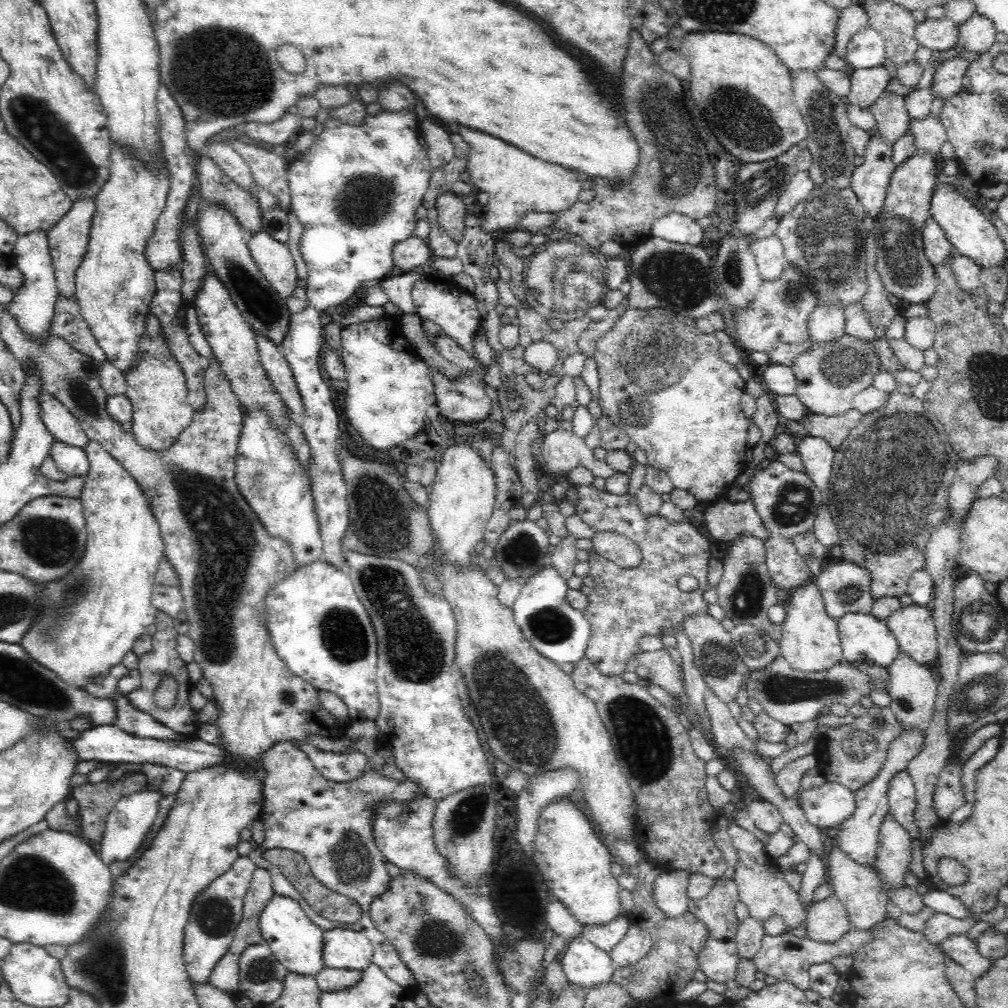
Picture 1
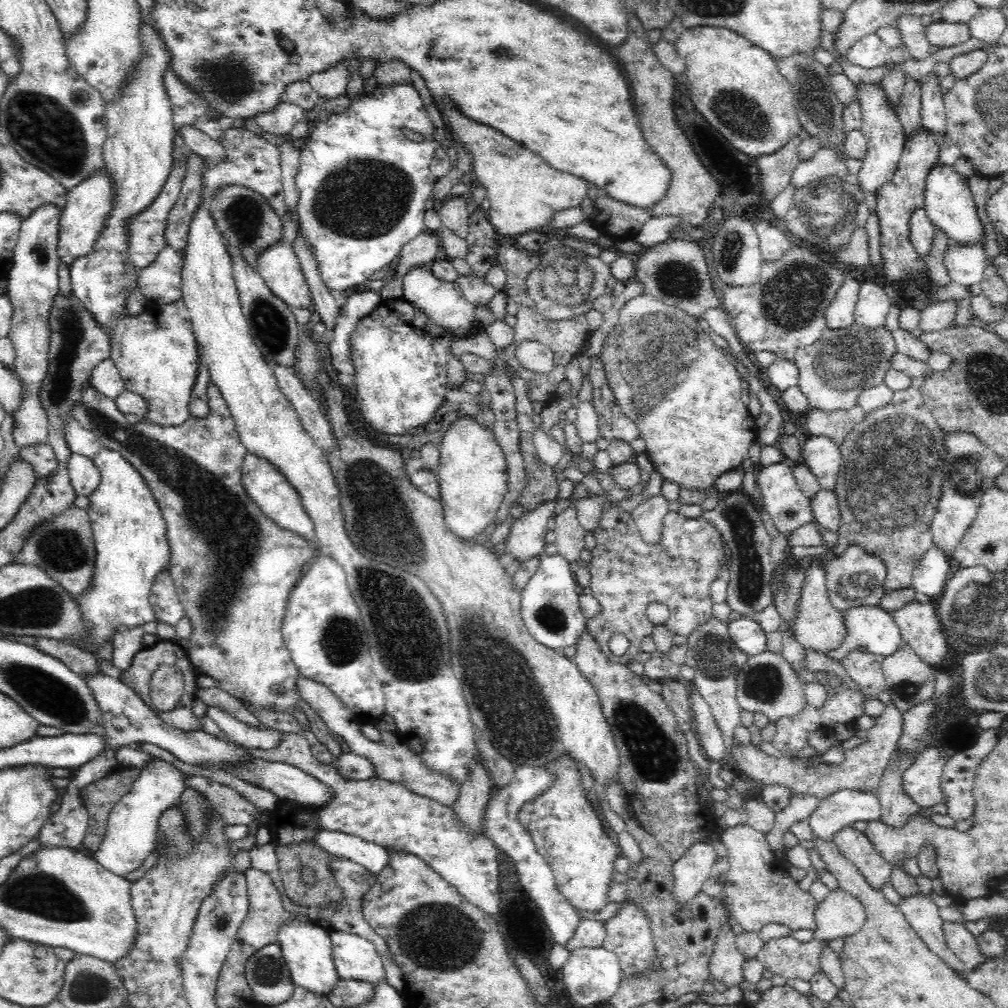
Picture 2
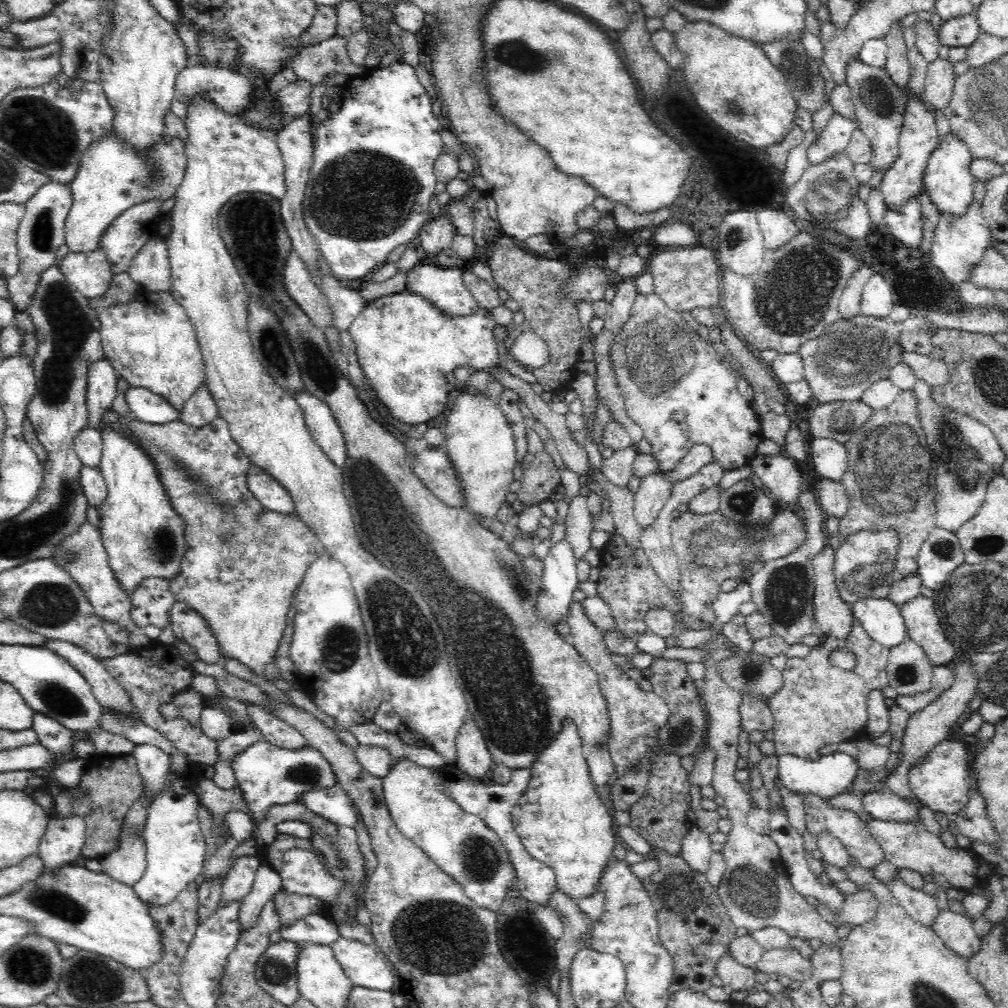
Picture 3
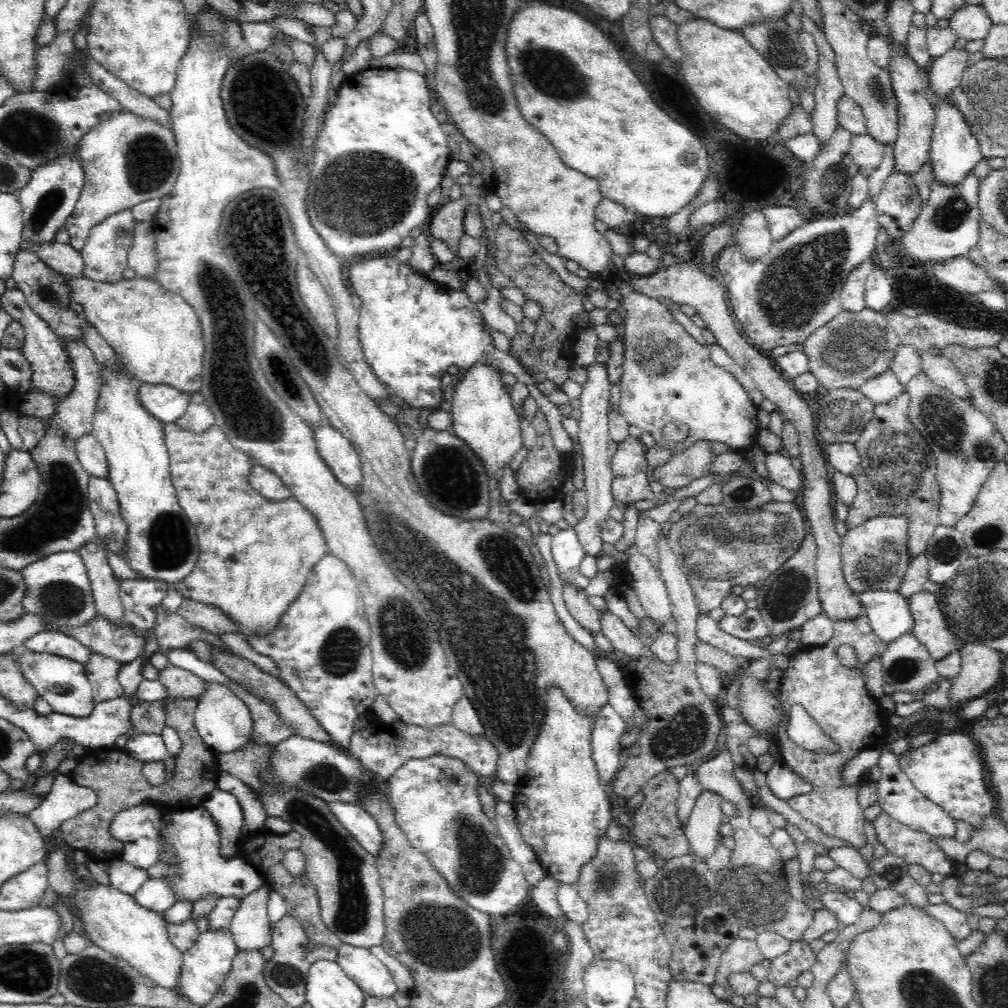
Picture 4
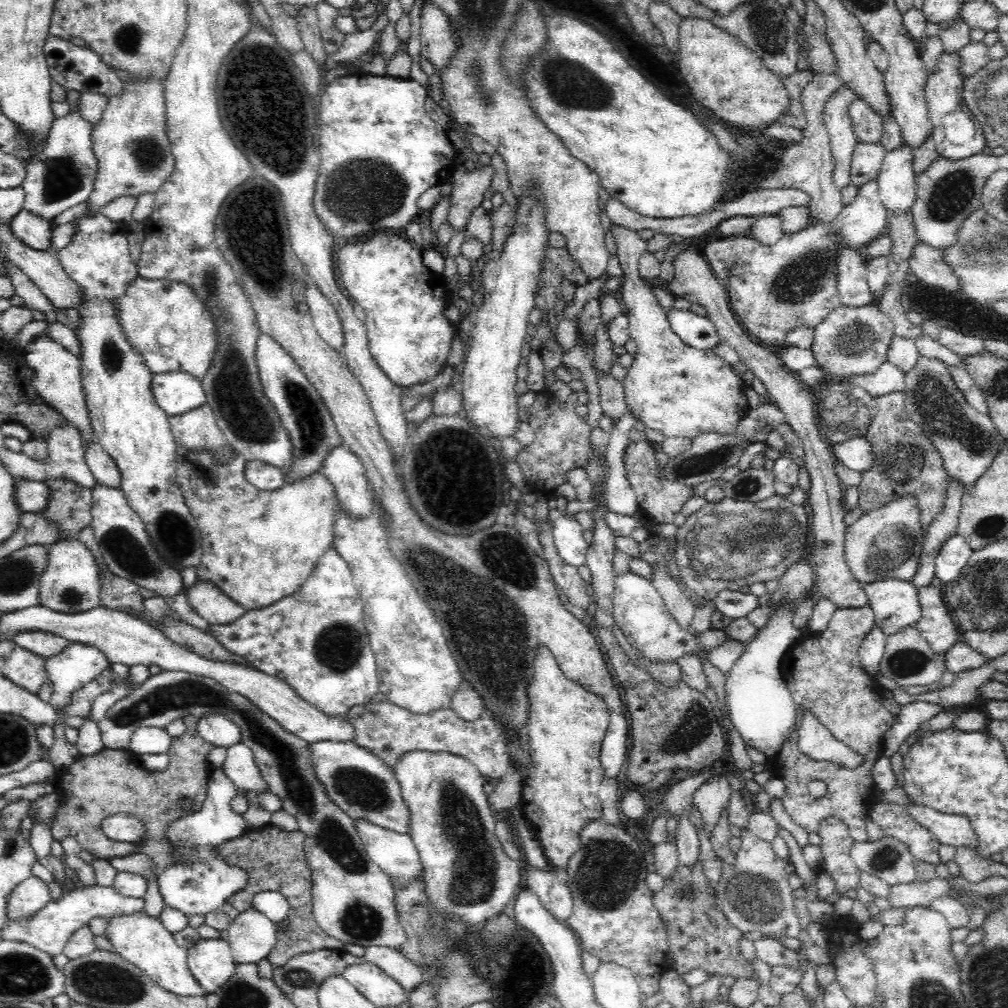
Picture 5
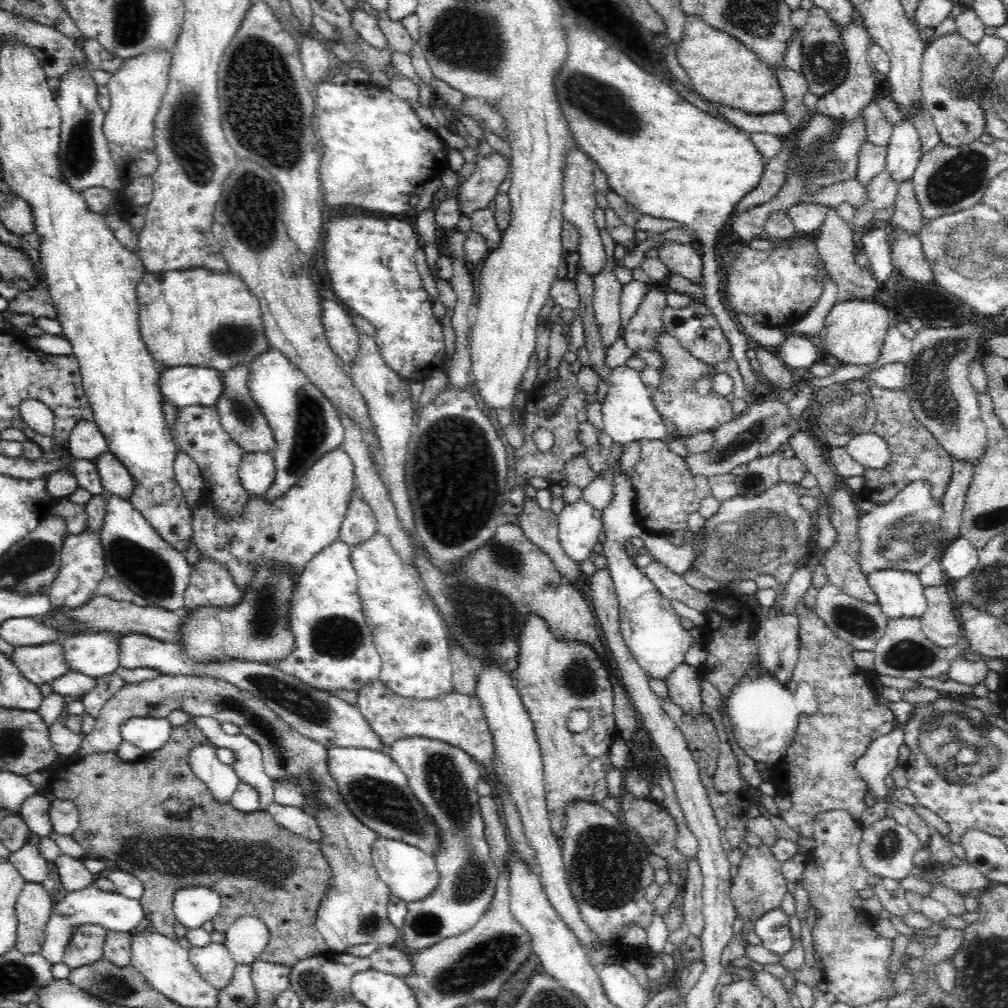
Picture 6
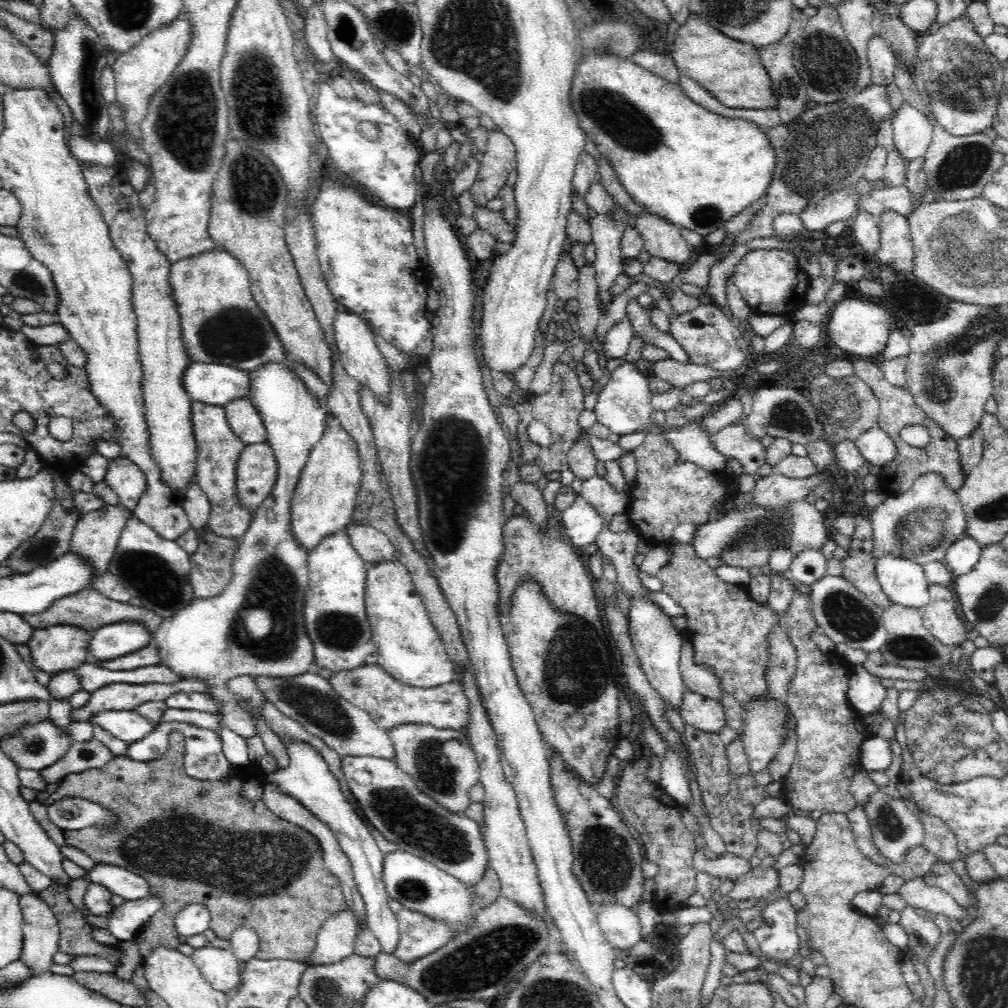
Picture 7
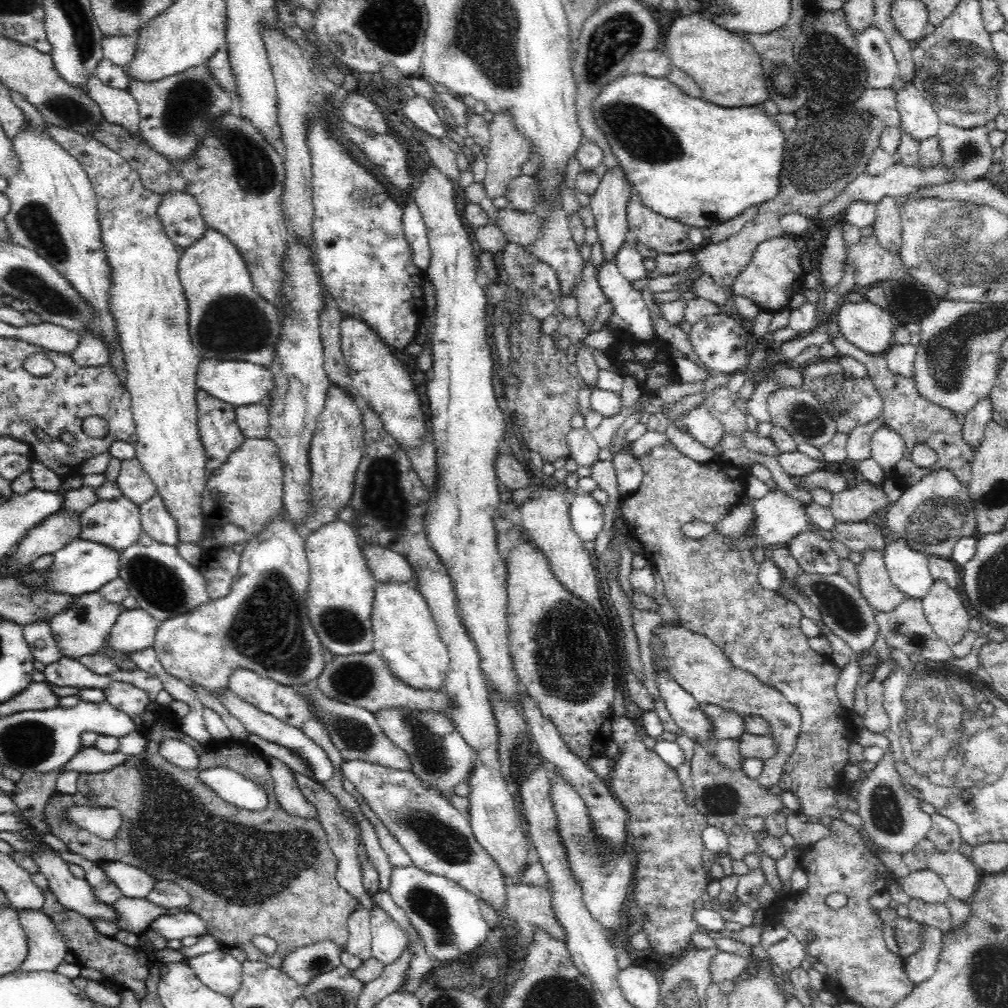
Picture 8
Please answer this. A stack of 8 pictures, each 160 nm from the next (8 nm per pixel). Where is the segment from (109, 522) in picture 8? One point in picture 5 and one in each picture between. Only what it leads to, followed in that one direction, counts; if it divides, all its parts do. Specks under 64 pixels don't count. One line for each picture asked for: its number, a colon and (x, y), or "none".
5: (70, 583)
6: (82, 567)
7: (95, 537)

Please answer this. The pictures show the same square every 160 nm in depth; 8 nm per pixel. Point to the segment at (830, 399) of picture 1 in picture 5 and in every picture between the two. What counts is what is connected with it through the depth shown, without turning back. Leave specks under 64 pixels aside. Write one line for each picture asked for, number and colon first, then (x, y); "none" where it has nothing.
2: (833, 371)
3: (839, 365)
4: (849, 350)
5: (852, 340)

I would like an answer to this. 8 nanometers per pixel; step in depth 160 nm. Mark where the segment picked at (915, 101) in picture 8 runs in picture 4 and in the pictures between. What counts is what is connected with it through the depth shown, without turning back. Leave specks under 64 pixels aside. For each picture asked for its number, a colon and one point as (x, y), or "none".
4: (898, 202)
5: (896, 180)
6: (904, 152)
7: (912, 132)

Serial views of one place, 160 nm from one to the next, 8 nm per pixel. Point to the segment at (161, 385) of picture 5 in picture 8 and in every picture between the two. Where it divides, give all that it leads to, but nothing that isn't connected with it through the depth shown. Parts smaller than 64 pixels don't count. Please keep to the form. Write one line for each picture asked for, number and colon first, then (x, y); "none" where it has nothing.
6: (184, 386)
7: (214, 384)
8: (239, 383)

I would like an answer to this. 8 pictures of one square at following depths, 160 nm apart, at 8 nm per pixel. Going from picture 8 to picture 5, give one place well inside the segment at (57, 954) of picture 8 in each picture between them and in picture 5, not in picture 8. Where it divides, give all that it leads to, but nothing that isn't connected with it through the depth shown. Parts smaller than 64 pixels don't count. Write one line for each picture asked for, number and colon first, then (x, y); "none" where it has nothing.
5: (26, 900)
6: (34, 905)
7: (41, 934)

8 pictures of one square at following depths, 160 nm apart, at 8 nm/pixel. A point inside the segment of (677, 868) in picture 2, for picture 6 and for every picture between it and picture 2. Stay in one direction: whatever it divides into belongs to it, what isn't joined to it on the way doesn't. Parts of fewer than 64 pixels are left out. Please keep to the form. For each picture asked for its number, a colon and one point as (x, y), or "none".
3: (696, 847)
4: (703, 830)
5: (710, 799)
6: (727, 779)

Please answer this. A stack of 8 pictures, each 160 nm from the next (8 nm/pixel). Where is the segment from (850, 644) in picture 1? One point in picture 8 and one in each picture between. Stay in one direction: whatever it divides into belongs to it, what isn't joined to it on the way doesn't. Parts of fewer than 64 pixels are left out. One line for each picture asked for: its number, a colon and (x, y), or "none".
2: (872, 629)
3: (881, 619)
4: (889, 612)
5: (895, 603)
6: (900, 594)
7: (904, 582)
8: (908, 570)

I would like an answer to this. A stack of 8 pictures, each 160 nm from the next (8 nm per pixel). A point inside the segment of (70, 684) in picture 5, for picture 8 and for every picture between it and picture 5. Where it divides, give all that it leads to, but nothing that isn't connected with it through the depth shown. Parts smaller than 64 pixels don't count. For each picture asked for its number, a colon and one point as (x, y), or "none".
6: (96, 654)
7: (108, 642)
8: (135, 629)

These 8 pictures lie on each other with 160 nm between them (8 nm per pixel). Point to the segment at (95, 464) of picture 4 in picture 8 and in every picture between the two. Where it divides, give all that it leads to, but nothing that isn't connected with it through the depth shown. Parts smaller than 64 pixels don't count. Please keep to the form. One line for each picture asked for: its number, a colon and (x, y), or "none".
5: (106, 473)
6: (116, 478)
7: (127, 480)
8: (133, 481)

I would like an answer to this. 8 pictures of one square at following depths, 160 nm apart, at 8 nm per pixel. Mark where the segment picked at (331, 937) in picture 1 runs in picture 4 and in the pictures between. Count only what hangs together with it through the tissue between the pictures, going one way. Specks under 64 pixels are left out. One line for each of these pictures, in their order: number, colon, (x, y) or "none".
2: (355, 958)
3: (362, 965)
4: (361, 965)

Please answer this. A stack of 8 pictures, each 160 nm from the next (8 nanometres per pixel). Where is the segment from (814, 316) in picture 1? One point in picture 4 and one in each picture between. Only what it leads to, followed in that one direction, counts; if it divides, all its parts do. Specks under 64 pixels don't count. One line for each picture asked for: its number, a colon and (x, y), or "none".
2: (841, 313)
3: (850, 304)
4: (853, 299)

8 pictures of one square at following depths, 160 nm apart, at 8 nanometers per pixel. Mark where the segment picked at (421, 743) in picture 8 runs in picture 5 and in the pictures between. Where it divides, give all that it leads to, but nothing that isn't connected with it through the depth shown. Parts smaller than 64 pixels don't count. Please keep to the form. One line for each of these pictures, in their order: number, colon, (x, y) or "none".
5: (467, 873)
6: (444, 779)
7: (441, 761)

